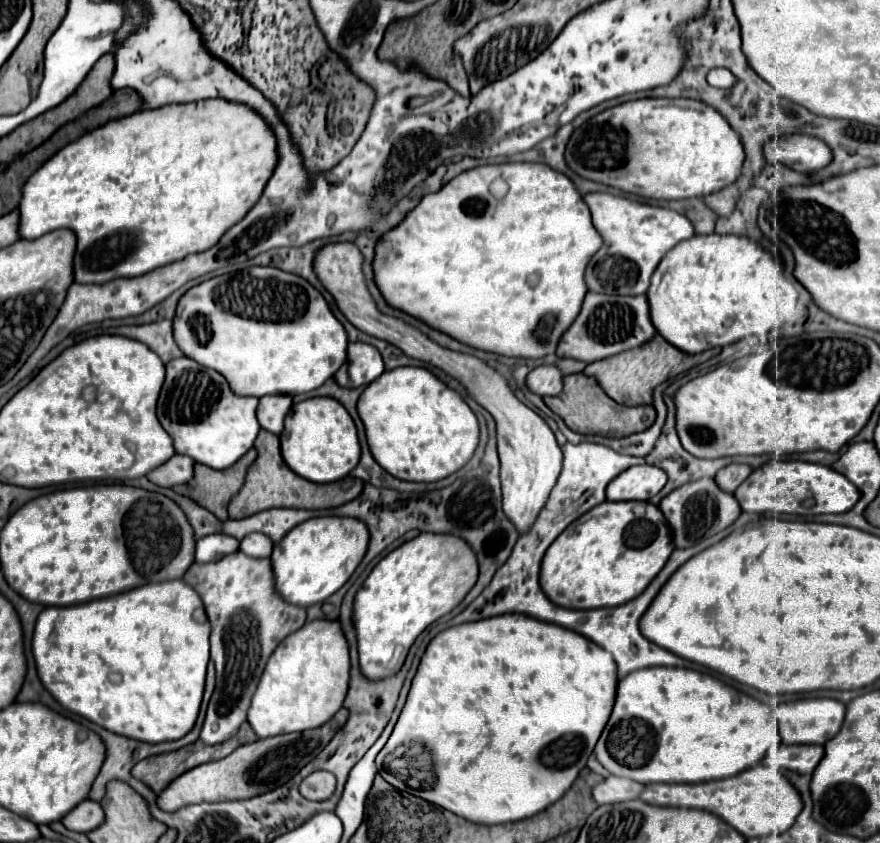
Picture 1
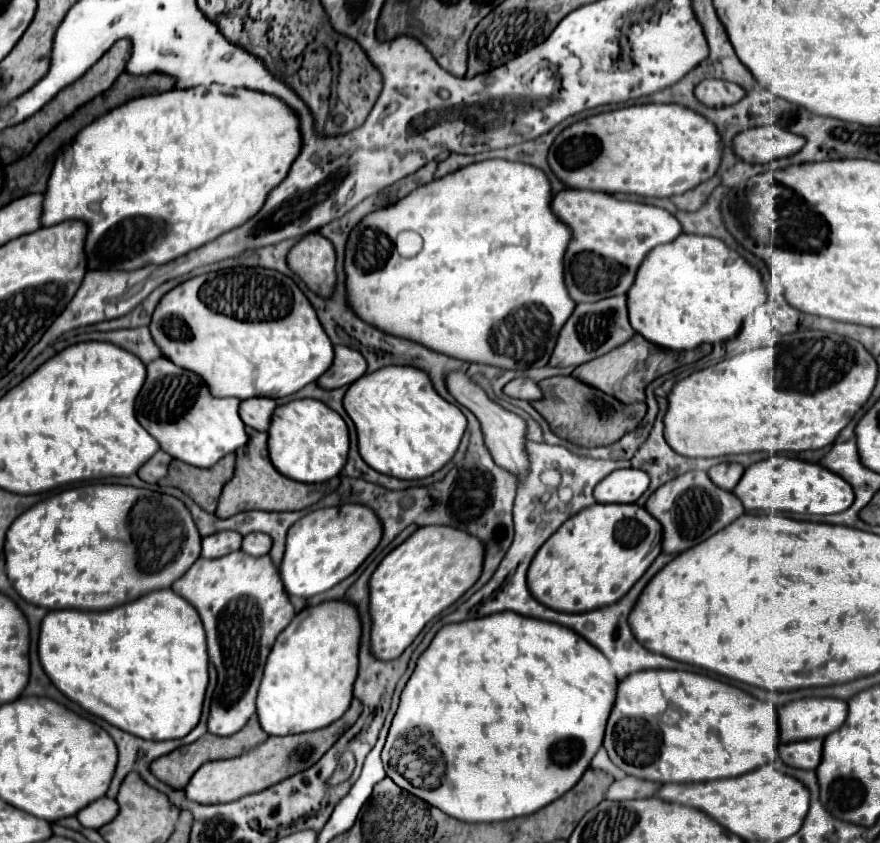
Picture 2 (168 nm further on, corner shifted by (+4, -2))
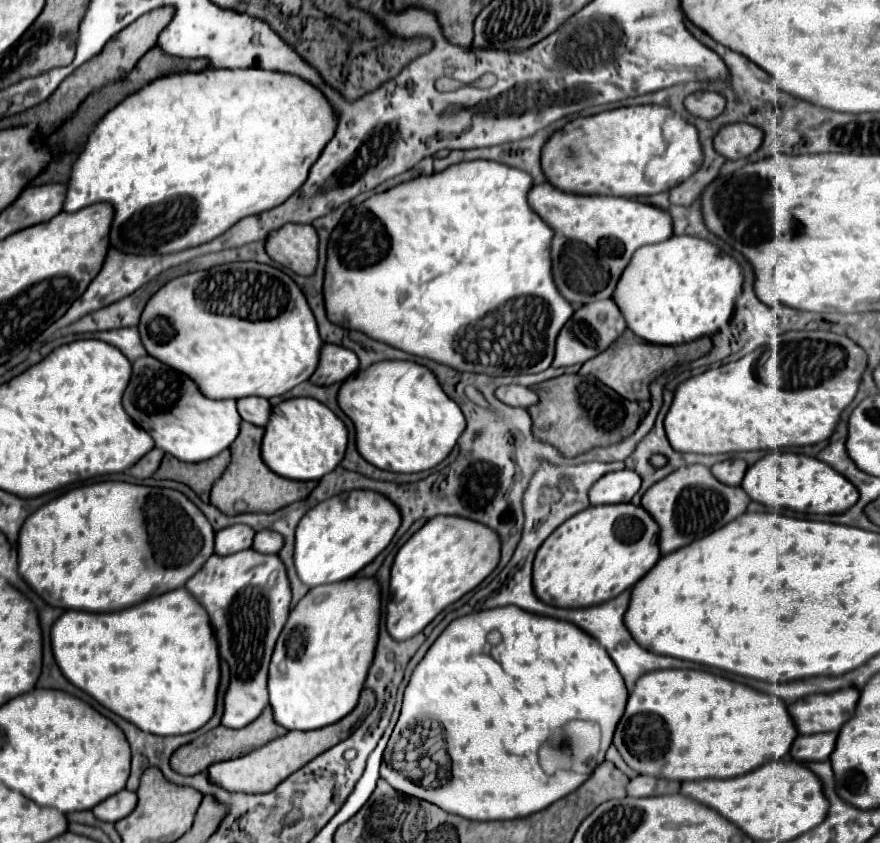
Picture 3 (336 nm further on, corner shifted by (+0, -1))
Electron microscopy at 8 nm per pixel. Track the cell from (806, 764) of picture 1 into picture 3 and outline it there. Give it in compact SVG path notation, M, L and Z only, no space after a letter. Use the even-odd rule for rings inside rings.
M816 733L816 737L796 737L790 755L796 761L824 761L834 751L838 733Z

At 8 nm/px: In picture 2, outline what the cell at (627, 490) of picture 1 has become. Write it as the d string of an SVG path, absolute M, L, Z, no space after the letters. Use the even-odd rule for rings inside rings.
M626 468L626 470L616 470L608 474L596 488L594 488L594 498L596 502L620 502L620 504L632 504L636 502L650 486L648 474L644 470L636 468Z

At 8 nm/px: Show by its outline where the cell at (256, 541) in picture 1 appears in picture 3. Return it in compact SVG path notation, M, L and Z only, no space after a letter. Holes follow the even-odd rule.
M260 531L254 537L254 549L258 553L278 553L284 545L284 537L276 531Z

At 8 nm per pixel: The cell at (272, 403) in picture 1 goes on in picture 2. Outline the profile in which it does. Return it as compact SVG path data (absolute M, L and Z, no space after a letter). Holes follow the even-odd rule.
M248 398L240 404L240 418L246 426L260 432L268 432L274 408L276 402L272 398Z

